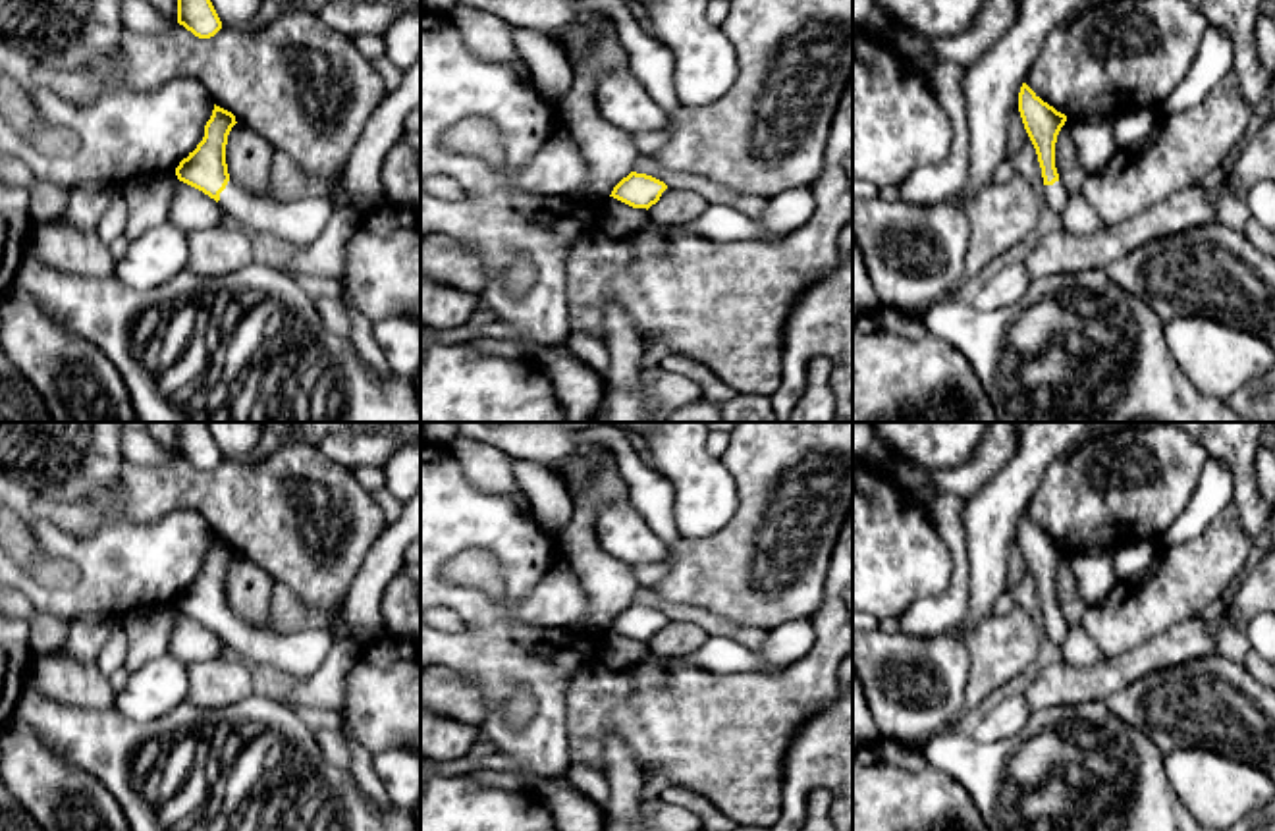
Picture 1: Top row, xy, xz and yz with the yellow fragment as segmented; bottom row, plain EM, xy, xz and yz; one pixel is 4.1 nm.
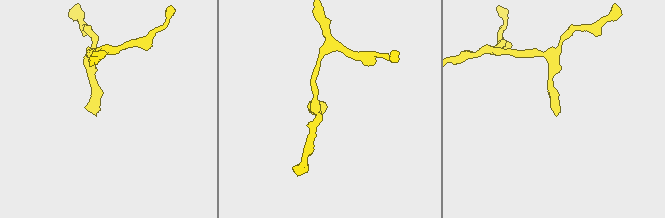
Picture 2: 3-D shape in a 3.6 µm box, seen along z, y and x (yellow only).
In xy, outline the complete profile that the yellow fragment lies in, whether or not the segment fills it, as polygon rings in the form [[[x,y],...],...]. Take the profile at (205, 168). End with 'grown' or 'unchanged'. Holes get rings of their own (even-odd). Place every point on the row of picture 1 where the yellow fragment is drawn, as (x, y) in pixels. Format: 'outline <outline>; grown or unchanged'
outline [[[214,104],[203,141],[176,168],[177,179],[214,199],[245,226],[274,233],[295,249],[307,249],[328,226],[334,202],[330,197],[257,199],[237,185],[226,164],[228,135],[235,123],[231,112]]]; grown

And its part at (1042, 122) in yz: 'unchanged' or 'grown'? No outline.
grown

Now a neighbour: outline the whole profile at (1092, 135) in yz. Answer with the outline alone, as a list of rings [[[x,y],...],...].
[[[1067,116],[1067,127],[1072,135],[1078,164],[1086,174],[1101,170],[1117,150],[1113,139],[1113,118],[1076,118]]]

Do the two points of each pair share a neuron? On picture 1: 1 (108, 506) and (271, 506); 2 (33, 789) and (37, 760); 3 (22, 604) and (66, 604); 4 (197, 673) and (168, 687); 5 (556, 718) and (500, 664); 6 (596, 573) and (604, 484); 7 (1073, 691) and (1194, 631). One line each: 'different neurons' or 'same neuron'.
1: same neuron
2: same neuron
3: different neurons
4: different neurons
5: same neuron
6: same neuron
7: same neuron

